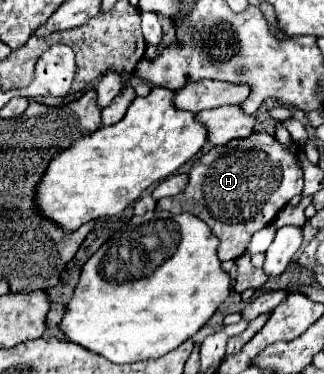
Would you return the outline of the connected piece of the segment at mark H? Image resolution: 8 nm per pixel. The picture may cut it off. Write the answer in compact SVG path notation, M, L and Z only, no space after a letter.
M251 133L245 139L235 139L235 141L229 141L227 145L211 147L207 153L203 153L193 163L191 173L189 173L187 189L181 195L161 199L155 209L157 211L169 211L173 215L177 215L177 213L193 213L195 217L205 221L209 225L209 229L213 231L213 235L219 239L217 257L221 261L237 259L239 255L245 253L253 233L257 233L259 229L267 227L277 217L277 213L295 195L301 195L301 191L303 191L303 171L301 171L301 167L297 163L297 151L299 151L299 147L293 141L289 145L281 145L269 133Z

